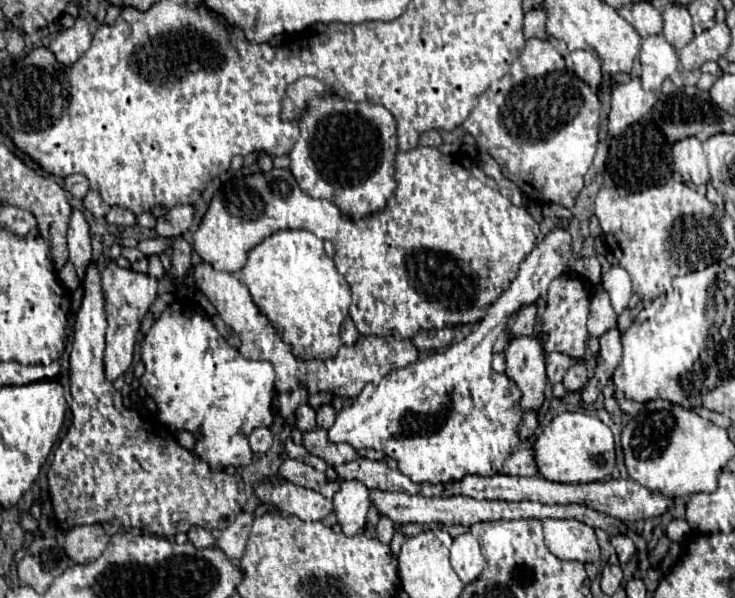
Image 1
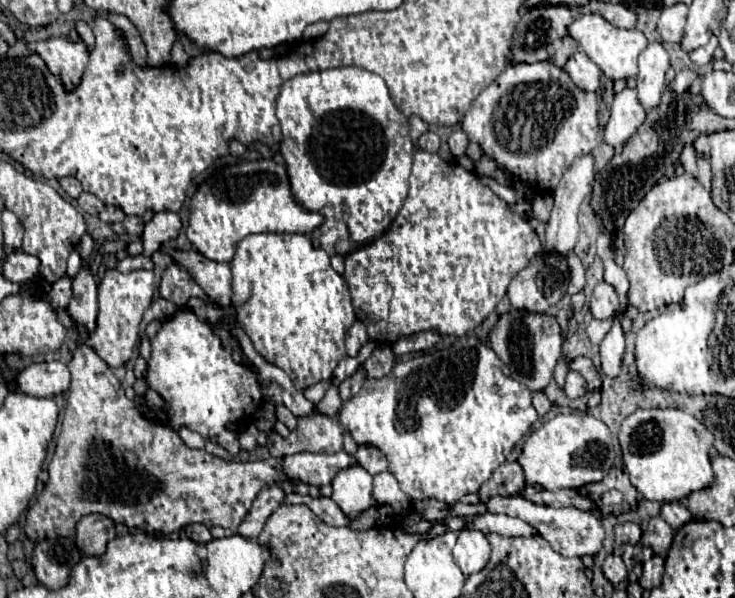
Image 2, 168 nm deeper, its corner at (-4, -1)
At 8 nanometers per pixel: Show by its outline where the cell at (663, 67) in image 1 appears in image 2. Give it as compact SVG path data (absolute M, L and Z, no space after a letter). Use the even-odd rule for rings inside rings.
M649 43L641 51L637 91L639 91L639 101L645 109L659 105L659 97L667 89L665 73L669 67L671 67L669 51L663 47L663 43Z

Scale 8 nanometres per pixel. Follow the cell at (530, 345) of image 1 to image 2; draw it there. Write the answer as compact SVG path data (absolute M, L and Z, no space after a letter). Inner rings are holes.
M511 309L507 315L499 319L497 327L491 331L493 351L505 365L509 365L511 377L523 383L531 393L543 391L551 381L553 369L561 357L561 343L563 343L561 327L555 321L555 317L537 315L529 311Z

